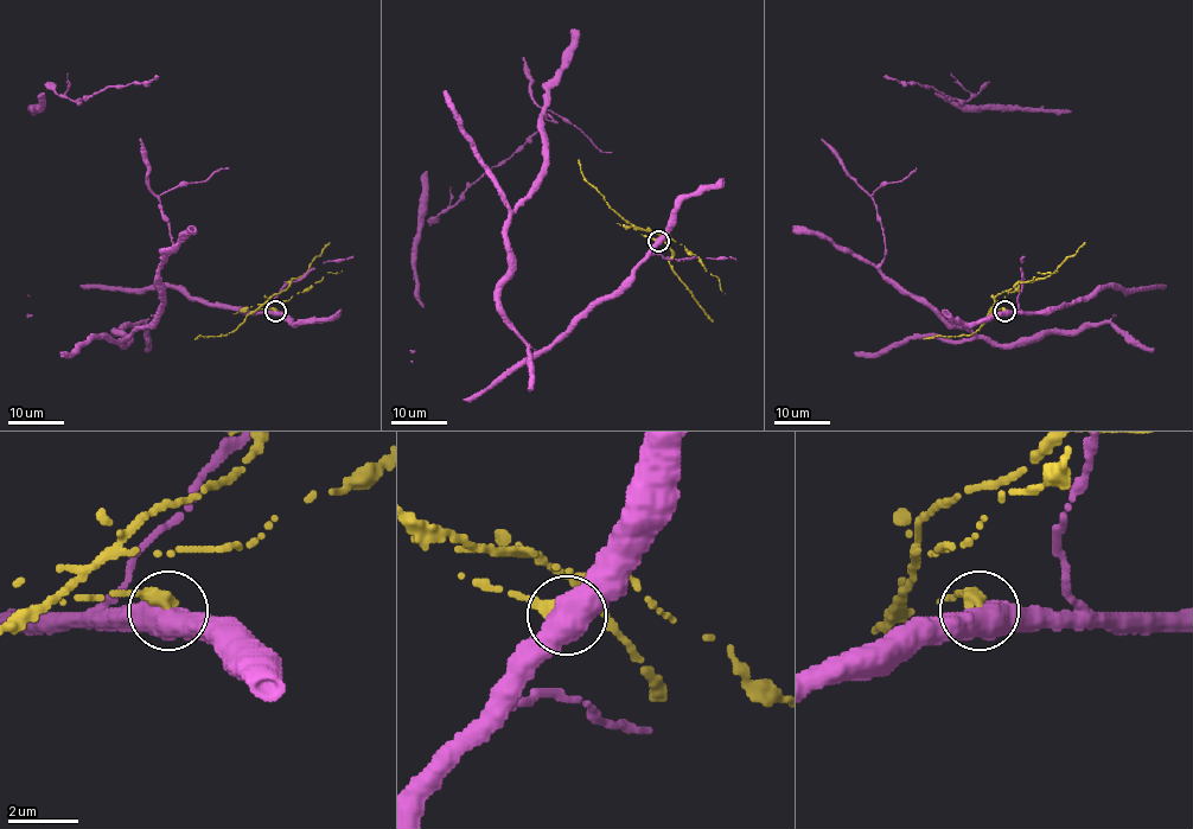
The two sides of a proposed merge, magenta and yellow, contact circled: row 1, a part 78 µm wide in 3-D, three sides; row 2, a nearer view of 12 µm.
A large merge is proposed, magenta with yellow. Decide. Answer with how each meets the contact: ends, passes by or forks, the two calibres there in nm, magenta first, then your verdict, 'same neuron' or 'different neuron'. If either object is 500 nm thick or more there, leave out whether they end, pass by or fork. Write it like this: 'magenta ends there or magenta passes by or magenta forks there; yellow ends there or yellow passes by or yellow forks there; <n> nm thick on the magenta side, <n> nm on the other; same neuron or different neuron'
magenta passes by; yellow ends there; 480 nm thick on the magenta side, 440 nm on the other; different neuron

